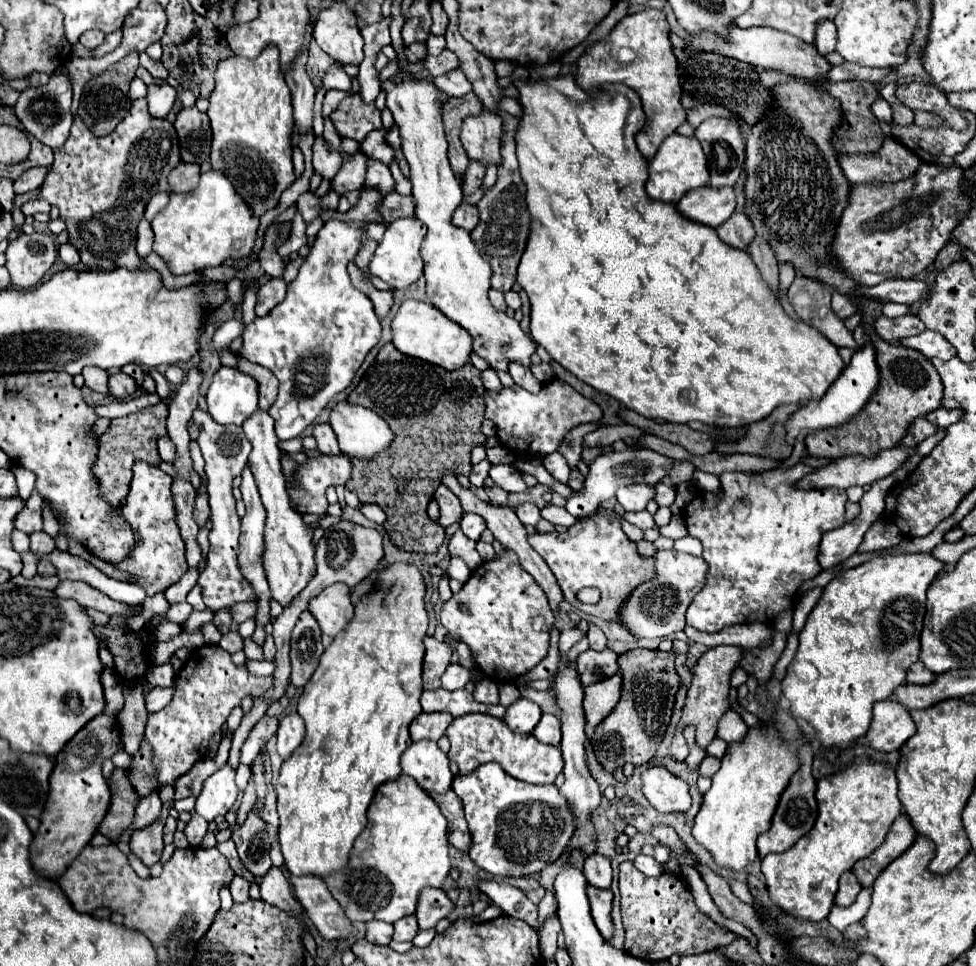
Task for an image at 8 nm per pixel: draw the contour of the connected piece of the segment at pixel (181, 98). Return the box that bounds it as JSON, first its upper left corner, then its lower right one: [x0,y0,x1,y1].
[164,77,195,112]

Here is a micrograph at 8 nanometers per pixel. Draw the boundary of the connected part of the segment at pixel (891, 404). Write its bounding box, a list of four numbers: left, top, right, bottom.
[805,298,943,458]

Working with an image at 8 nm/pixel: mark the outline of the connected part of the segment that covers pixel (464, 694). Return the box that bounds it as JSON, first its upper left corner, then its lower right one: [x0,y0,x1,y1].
[421,688,505,718]

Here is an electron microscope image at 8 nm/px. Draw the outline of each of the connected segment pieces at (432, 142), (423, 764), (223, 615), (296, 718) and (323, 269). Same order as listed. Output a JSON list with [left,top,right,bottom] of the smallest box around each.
[[383,78,535,372],[401,740,453,794],[213,608,231,634],[277,712,305,758],[241,222,383,440]]

